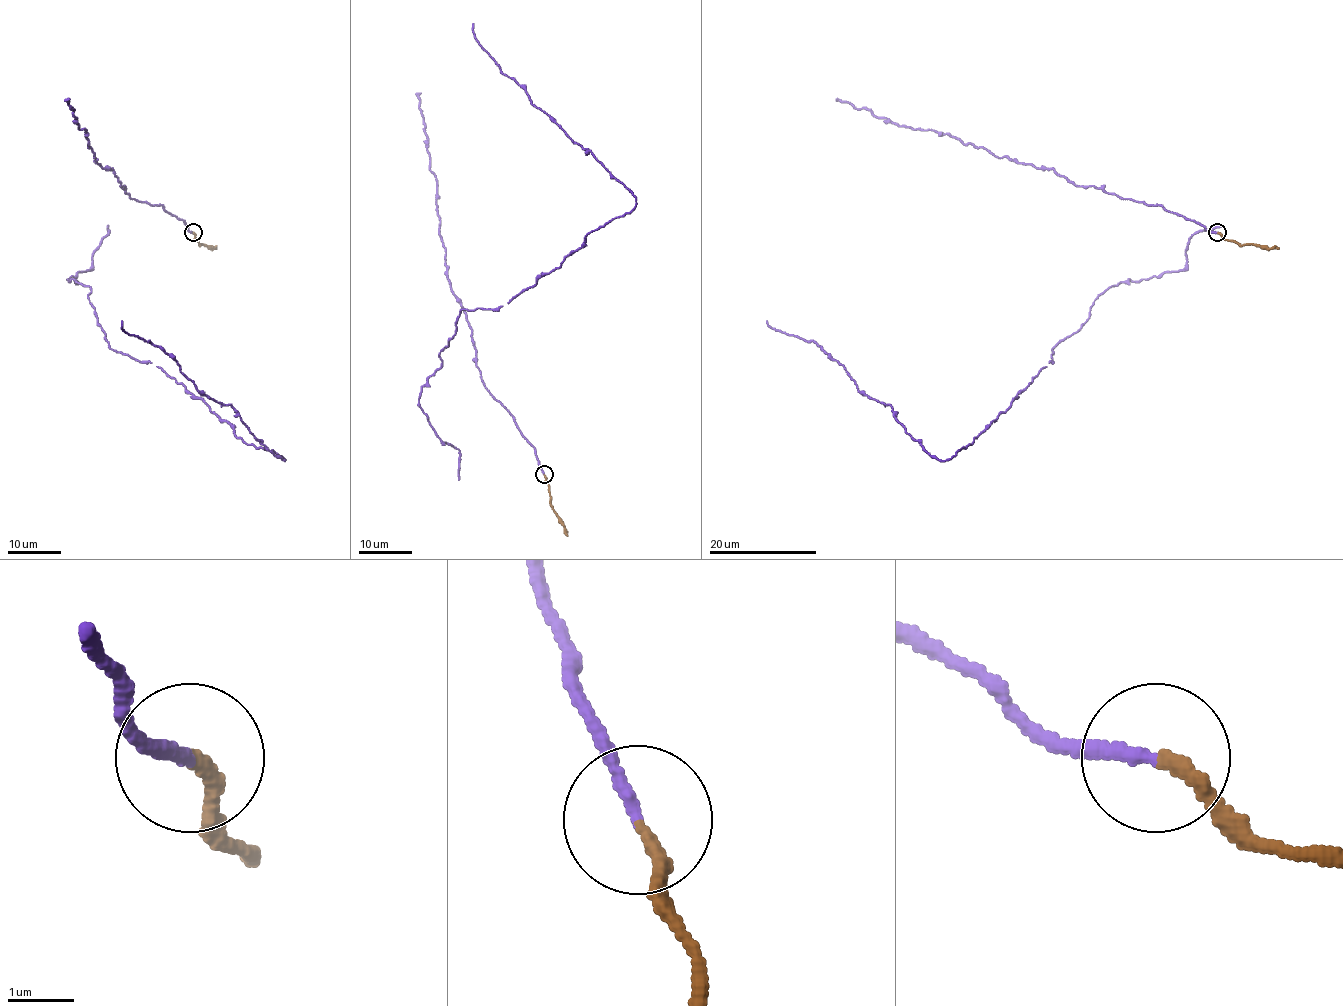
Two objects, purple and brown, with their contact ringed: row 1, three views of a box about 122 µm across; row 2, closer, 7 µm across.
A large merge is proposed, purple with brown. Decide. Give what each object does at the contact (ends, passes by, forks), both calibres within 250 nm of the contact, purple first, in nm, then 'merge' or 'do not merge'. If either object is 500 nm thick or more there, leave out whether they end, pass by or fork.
purple ends | brown ends | 200/200 nm | do not merge

